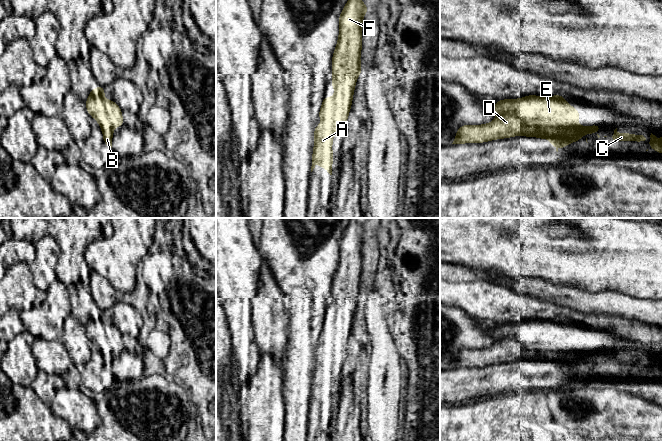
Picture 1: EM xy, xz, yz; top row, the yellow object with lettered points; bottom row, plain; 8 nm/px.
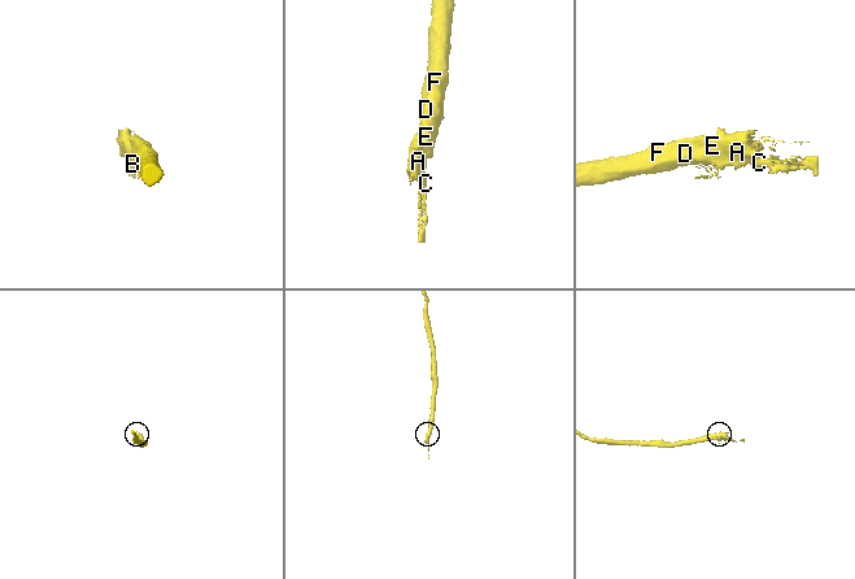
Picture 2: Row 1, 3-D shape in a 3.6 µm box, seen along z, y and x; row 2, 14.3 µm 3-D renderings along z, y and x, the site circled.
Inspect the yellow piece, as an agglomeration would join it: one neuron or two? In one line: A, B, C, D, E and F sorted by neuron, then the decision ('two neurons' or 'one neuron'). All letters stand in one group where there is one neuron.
A B C D E F | one neuron

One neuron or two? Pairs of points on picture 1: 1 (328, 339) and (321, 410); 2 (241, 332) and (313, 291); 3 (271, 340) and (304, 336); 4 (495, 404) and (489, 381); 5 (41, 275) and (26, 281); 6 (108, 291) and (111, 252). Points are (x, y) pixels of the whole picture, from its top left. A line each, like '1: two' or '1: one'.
1: one
2: two
3: two
4: two
5: two
6: two

